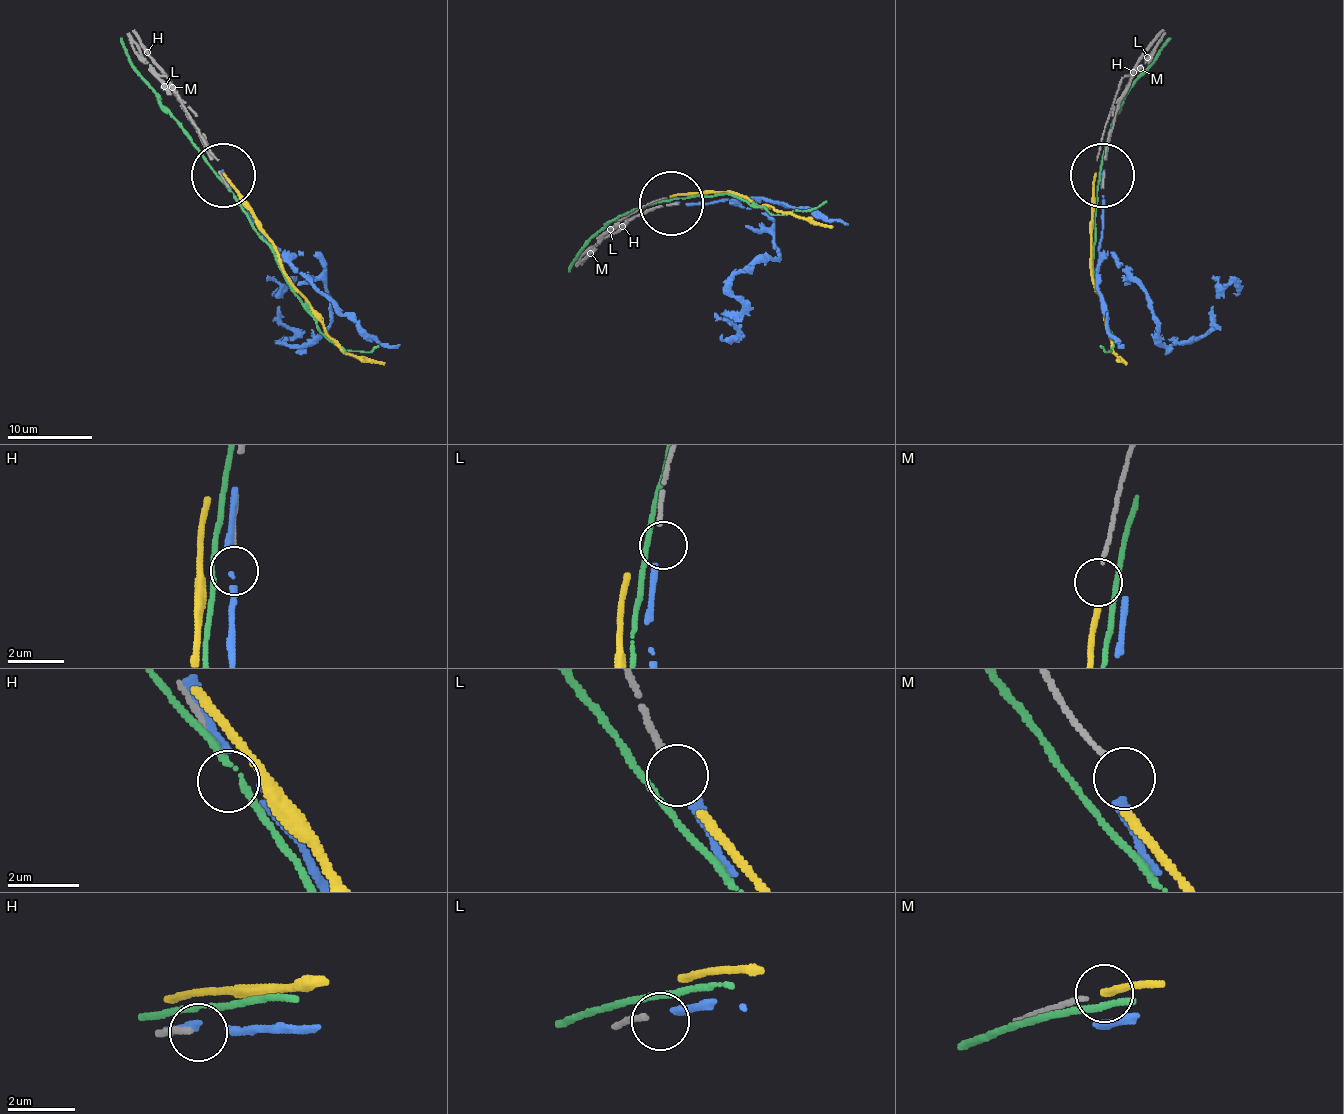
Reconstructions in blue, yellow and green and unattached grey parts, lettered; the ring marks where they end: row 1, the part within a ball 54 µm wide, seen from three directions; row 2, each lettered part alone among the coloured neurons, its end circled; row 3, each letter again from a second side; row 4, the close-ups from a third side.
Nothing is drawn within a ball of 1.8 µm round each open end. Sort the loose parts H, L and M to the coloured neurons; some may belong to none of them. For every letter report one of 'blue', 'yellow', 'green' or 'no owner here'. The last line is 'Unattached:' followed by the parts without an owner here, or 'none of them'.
H: no owner here
L: blue
M: no owner here
Unattached: H, M

